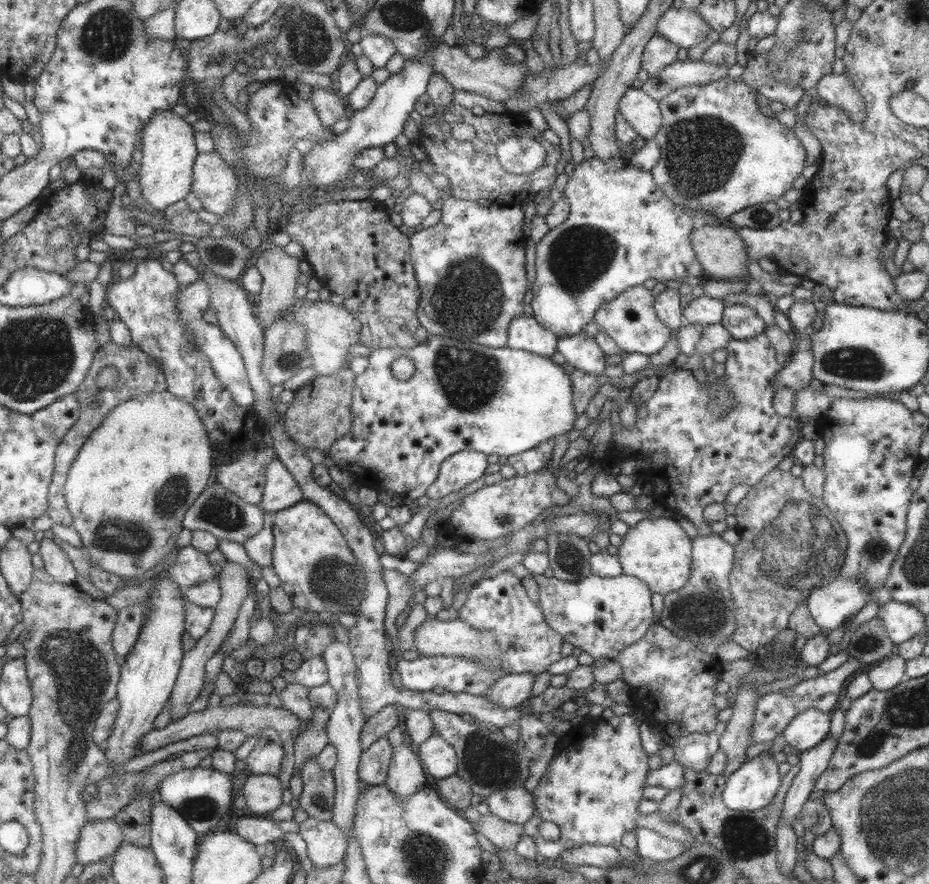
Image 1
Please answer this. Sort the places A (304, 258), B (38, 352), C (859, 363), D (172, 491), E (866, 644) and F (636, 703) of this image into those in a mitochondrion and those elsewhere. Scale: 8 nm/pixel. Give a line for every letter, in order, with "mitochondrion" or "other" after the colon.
A: other
B: mitochondrion
C: mitochondrion
D: mitochondrion
E: mitochondrion
F: other

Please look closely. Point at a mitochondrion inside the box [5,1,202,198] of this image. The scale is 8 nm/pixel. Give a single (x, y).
(105, 35)

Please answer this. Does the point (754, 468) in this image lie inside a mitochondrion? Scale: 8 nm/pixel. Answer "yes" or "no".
no

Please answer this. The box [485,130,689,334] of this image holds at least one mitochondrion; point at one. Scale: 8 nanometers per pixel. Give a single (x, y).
(580, 256)

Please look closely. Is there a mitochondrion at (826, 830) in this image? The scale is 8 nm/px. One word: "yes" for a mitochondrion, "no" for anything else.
no

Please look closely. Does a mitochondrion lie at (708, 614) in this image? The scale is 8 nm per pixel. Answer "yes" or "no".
yes

